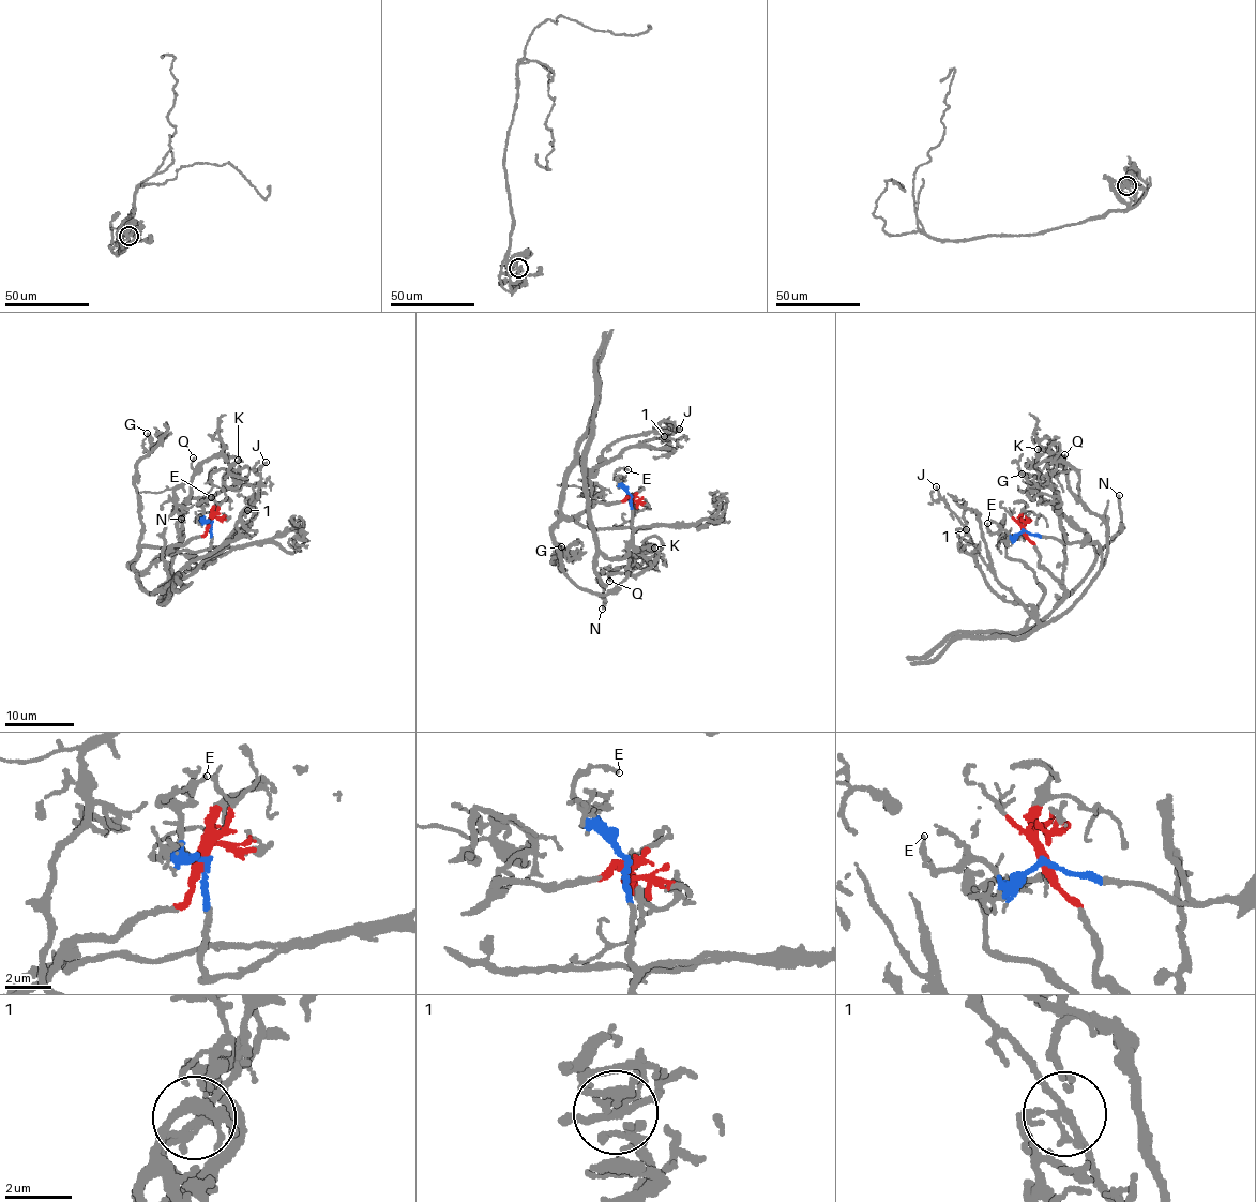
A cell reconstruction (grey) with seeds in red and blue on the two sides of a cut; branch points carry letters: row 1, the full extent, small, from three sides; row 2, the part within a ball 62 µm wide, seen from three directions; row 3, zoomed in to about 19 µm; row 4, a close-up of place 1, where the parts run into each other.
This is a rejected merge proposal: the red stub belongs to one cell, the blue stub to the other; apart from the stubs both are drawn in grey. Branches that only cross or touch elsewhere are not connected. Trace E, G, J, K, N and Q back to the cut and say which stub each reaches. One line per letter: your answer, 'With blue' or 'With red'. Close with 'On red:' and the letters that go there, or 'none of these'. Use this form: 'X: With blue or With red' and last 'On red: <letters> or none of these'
E: With blue
G: With red
J: With blue
K: With blue
N: With red
Q: With blue
On red: G, N

